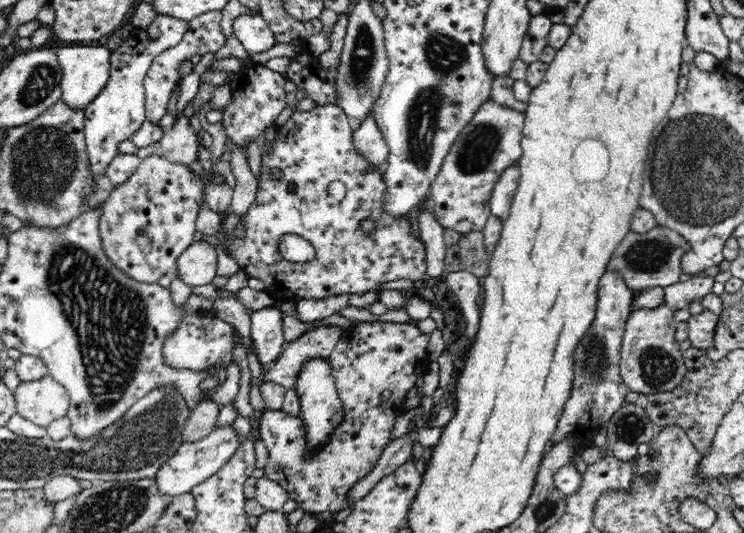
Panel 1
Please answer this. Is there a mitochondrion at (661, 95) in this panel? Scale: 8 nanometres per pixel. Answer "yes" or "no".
no

